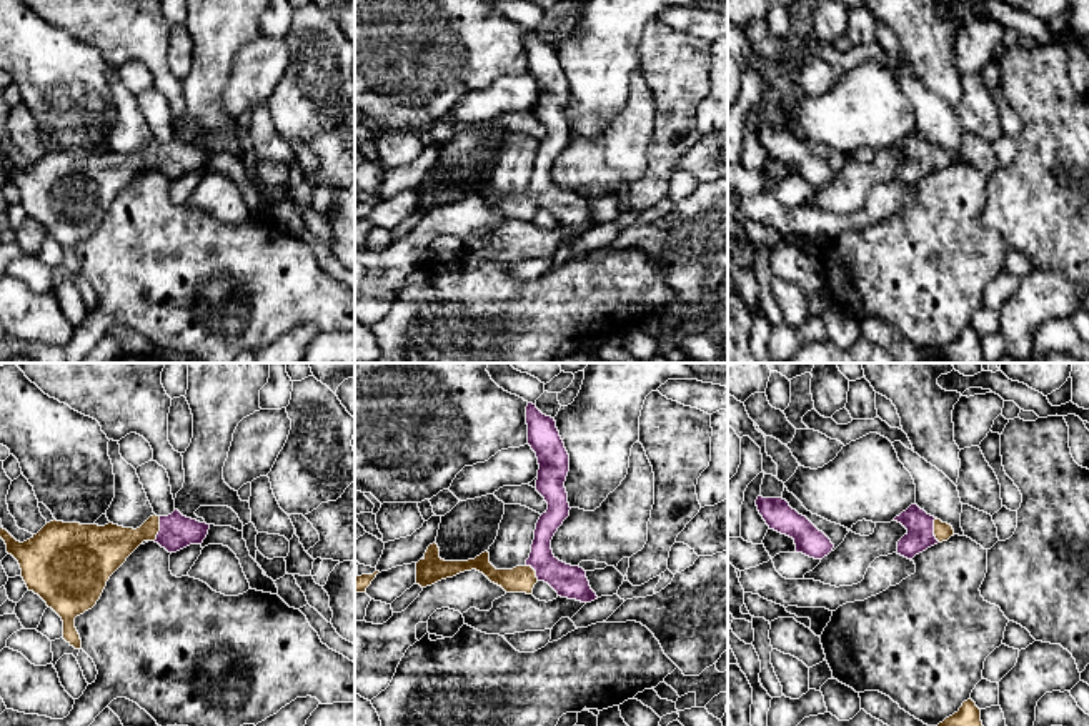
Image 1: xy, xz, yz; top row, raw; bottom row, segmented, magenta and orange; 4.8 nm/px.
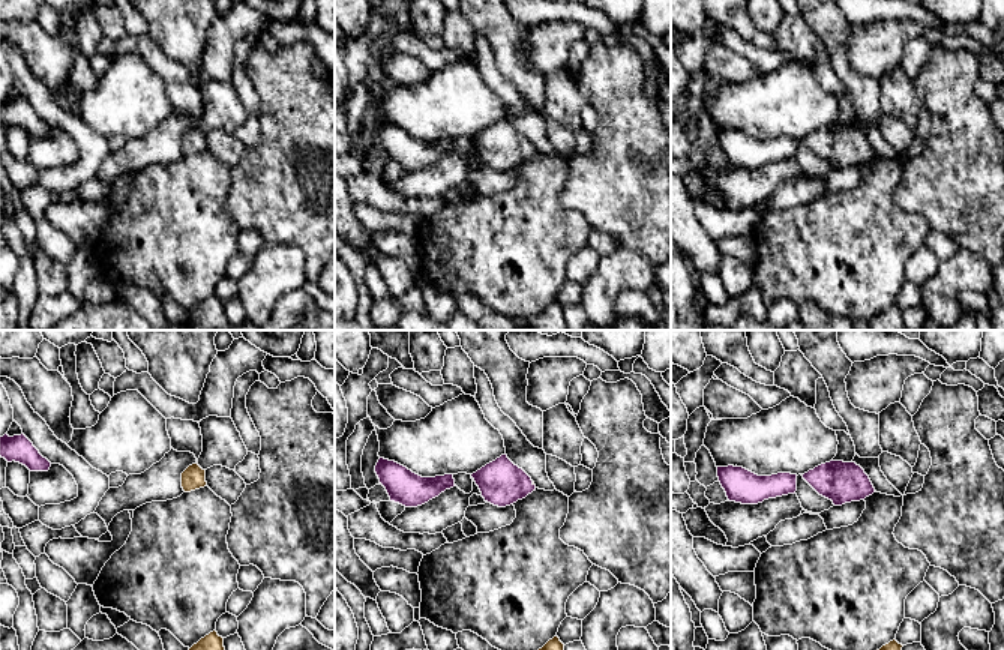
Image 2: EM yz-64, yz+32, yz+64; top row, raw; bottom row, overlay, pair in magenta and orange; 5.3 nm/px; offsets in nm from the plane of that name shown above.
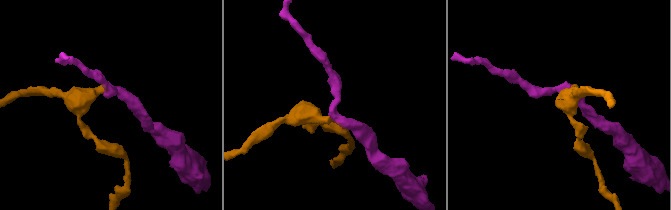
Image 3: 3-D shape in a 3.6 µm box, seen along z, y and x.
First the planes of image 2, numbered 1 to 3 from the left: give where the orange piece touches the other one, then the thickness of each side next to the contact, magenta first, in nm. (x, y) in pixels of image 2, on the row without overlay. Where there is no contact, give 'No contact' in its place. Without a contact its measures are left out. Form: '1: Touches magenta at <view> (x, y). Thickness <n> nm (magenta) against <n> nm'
1: No contact
2: Touches magenta at yz+32 (532, 147). Thickness 240 nm (magenta) against 20 nm
3: No contact

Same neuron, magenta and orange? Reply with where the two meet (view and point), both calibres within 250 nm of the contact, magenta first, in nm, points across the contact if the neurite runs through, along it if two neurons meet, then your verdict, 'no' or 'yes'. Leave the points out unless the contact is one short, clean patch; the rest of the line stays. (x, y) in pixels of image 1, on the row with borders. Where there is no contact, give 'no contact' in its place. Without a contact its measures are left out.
xy (160, 528) | 170/190 nm | across xy (177, 532), (160, 528), (112, 545) | yes

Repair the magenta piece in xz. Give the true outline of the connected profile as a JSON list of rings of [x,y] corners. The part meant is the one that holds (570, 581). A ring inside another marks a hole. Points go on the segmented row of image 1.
[[[536,405],[526,406],[528,445],[538,458],[536,491],[548,503],[535,530],[530,558],[525,566],[496,569],[485,551],[468,561],[445,561],[436,543],[430,544],[425,558],[416,563],[416,584],[431,586],[441,579],[476,569],[506,593],[531,594],[538,581],[548,583],[561,598],[591,603],[598,599],[586,578],[586,571],[559,561],[551,549],[551,540],[569,516],[564,481],[569,471],[569,455],[551,416],[543,415]]]

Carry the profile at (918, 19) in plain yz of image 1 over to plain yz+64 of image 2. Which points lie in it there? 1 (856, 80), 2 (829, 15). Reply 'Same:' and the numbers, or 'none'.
Same: 1, 2

